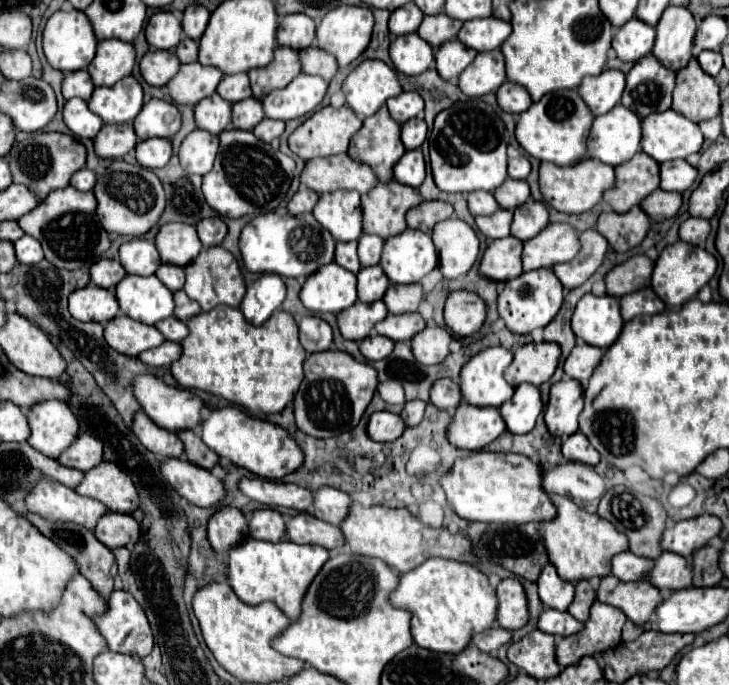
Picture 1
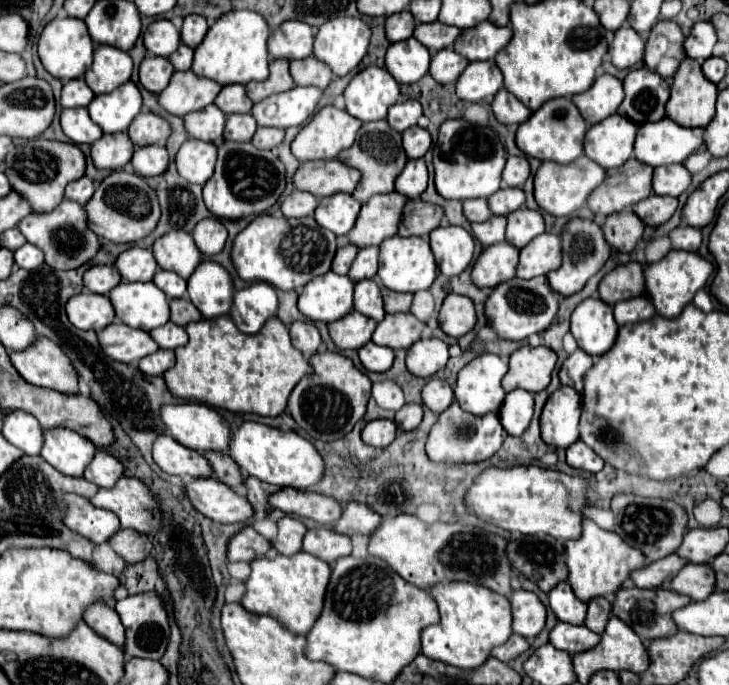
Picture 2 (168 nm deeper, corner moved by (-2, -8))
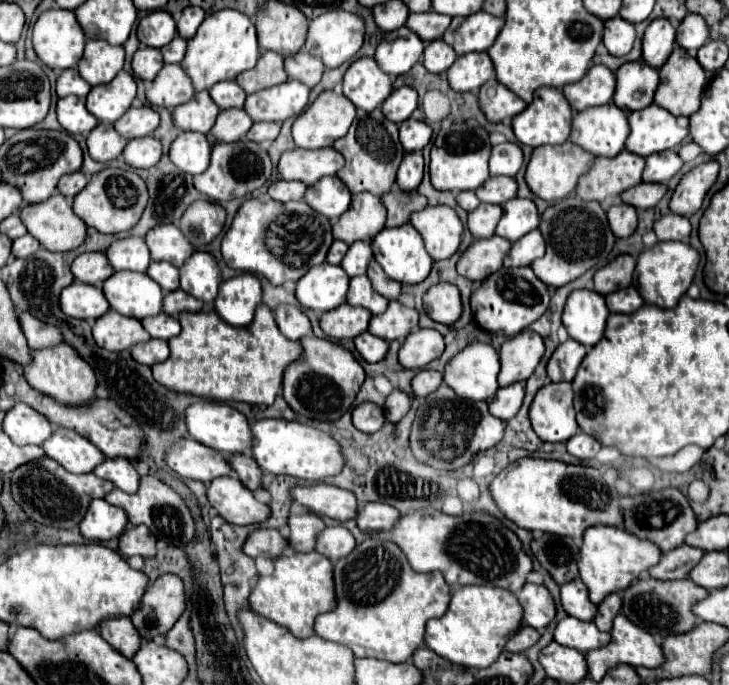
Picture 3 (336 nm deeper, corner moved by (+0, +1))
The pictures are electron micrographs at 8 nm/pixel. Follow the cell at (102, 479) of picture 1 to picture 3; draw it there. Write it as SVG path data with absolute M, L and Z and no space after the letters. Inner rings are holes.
M142 476L140 488L136 494L126 494L126 492L114 488L106 496L106 500L114 506L124 508L132 526L146 524L158 540L166 540L170 546L186 546L188 542L192 542L192 536L196 534L196 524L194 524L194 518L192 518L186 502L180 498L180 494L176 494L170 486L166 486L164 482L160 482L154 476Z

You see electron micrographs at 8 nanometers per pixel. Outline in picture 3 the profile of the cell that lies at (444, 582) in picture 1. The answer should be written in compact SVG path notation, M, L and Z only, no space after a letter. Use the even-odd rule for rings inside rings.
M460 586L452 590L452 600L444 616L426 624L426 646L438 656L458 666L486 668L504 650L504 642L522 626L524 610L516 596L494 586Z

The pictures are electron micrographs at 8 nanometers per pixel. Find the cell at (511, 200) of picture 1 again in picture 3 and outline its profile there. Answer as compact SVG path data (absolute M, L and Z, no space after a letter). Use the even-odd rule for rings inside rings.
M490 176L484 182L484 186L480 186L476 190L476 196L480 198L480 202L502 206L510 198L516 198L516 190L518 190L518 186L516 186L514 178L508 178L508 176Z

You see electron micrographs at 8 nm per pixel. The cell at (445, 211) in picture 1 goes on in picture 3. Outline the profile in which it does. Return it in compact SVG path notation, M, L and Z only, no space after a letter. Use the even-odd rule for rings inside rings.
M392 190L388 194L382 194L380 200L382 200L382 204L388 210L388 216L386 216L386 226L388 228L406 224L410 220L412 212L422 210L422 208L428 206L428 200L422 194L418 194L416 190L414 192Z

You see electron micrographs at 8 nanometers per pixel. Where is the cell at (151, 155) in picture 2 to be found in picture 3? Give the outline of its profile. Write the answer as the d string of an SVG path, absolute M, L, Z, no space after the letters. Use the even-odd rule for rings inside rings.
M154 136L134 138L124 148L124 160L132 168L150 168L162 156L162 144Z

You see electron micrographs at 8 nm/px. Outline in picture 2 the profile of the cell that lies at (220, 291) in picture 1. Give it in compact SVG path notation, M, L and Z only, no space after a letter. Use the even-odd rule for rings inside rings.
M202 261L188 279L188 297L204 319L228 315L234 301L230 273L216 261Z

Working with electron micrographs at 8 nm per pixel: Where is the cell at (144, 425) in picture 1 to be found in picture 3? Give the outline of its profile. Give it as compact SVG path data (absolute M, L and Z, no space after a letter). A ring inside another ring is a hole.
M192 438L176 442L166 454L168 466L182 478L200 480L208 486L218 476L228 476L228 460L222 452L216 452Z

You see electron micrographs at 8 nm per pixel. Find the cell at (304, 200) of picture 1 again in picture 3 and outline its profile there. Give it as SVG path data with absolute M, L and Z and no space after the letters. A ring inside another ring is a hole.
M278 180L272 182L268 188L270 198L278 200L278 202L290 202L290 200L302 200L306 192L306 186L302 182L286 182L286 180Z

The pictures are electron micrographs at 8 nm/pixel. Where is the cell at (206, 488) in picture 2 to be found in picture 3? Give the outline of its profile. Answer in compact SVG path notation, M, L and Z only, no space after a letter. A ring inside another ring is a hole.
M236 476L212 480L208 486L208 500L210 506L216 508L218 514L234 526L262 524L270 518L270 506L258 502Z

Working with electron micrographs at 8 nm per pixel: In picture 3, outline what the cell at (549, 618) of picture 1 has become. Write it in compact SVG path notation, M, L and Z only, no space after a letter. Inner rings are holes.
M564 618L562 622L558 622L556 632L554 632L554 640L562 646L574 648L582 654L596 650L596 648L604 648L610 642L610 634L602 632L596 628L594 622L584 622L578 618Z

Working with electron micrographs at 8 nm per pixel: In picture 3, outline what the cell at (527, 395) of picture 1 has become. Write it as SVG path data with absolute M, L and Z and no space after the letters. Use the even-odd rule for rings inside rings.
M514 382L510 386L498 388L496 396L488 402L490 414L500 420L510 420L516 416L524 400L524 386L520 382Z

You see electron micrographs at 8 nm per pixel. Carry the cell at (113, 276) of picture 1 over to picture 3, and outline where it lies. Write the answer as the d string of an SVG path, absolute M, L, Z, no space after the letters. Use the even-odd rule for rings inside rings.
M84 252L80 254L72 266L70 266L74 278L84 284L102 286L106 278L112 276L112 266L108 264L108 258L102 252Z

